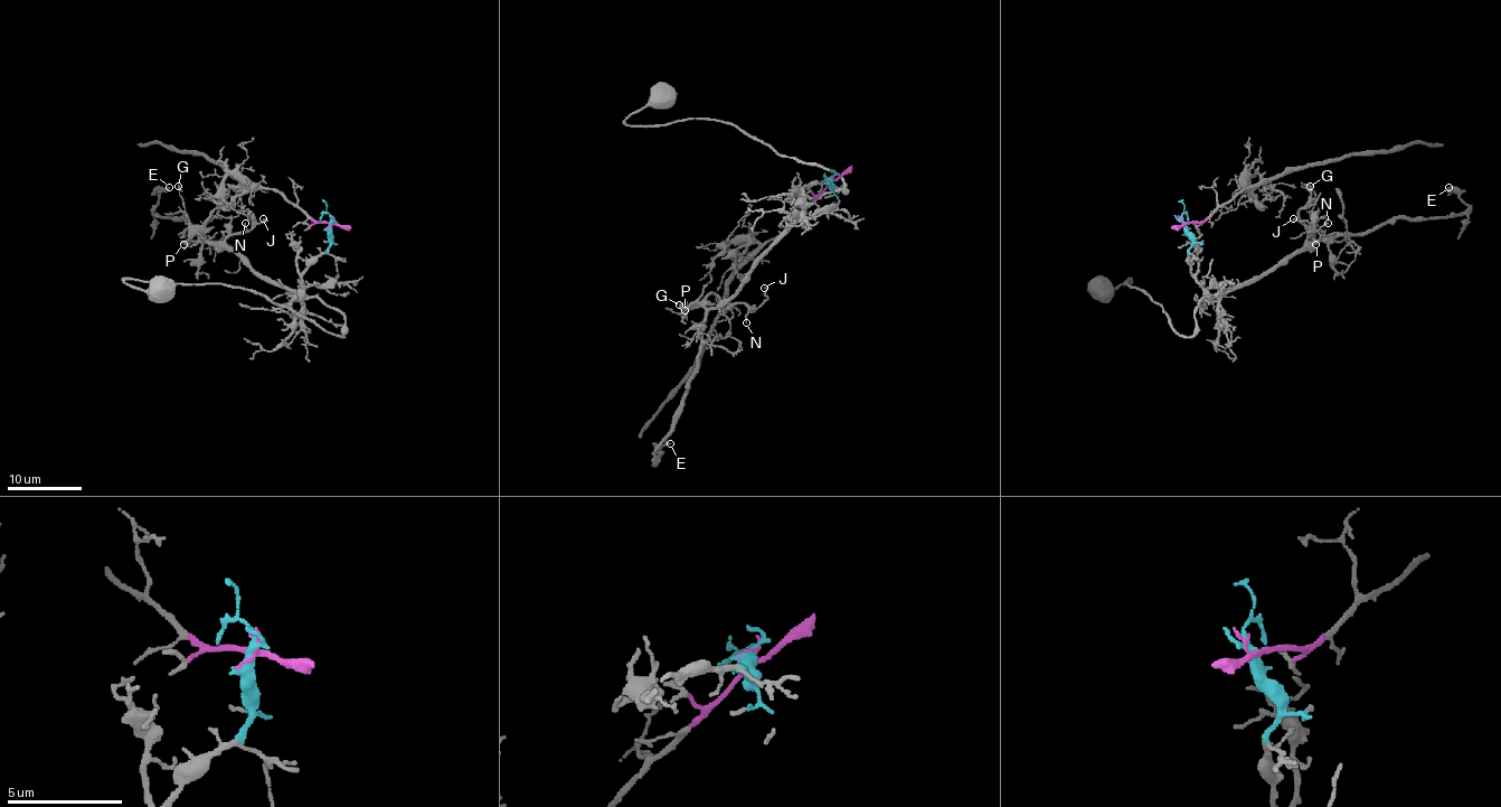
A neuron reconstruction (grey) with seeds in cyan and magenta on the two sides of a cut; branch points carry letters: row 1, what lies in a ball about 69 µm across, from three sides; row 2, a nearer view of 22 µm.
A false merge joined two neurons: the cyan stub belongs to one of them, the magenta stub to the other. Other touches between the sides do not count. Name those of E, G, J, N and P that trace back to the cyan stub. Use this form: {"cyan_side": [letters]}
{"cyan_side": ["E", "G", "J", "N", "P"]}

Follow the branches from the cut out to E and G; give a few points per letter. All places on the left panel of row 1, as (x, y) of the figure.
E: (329, 224), (329, 246), (302, 275), (298, 294), (204, 238), (183, 218), (158, 216), (158, 193), (169, 187)
G: (329, 224), (329, 246), (302, 275), (298, 294), (261, 275), (190, 224), (178, 185)

